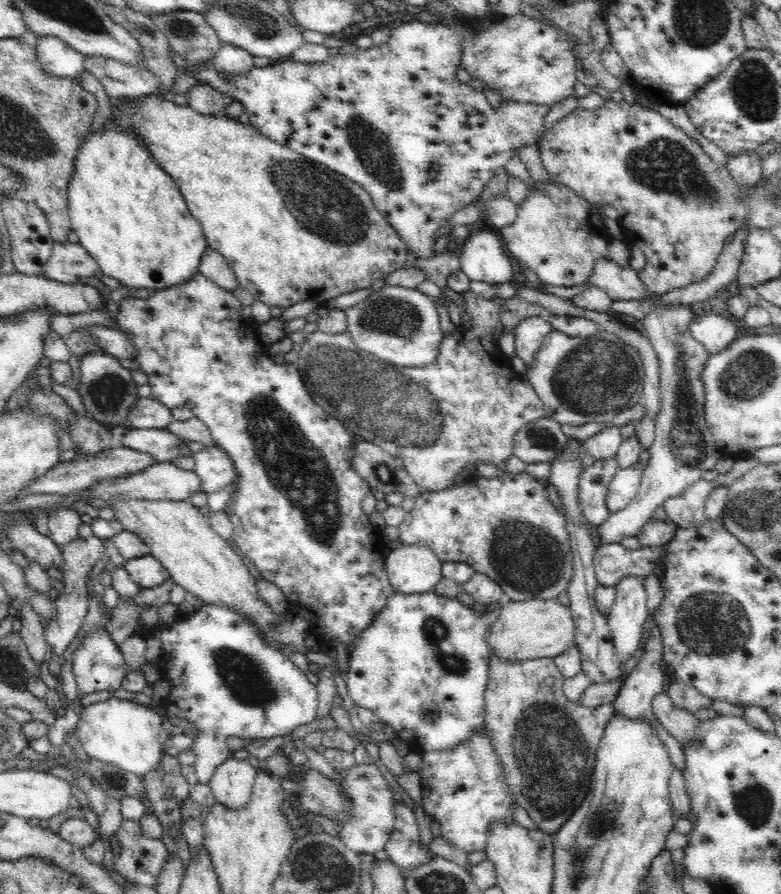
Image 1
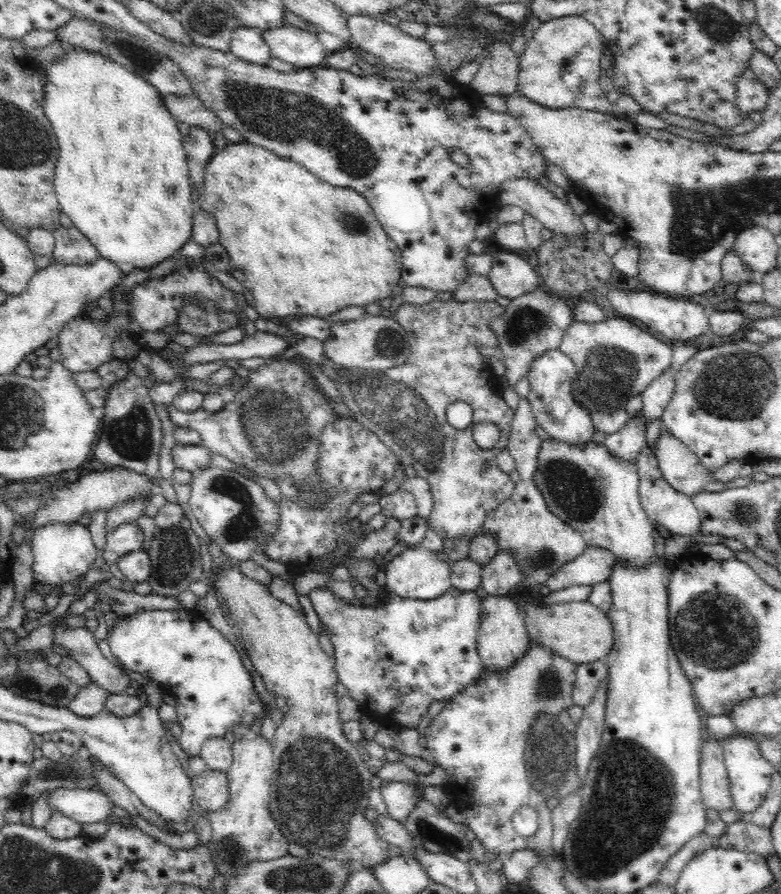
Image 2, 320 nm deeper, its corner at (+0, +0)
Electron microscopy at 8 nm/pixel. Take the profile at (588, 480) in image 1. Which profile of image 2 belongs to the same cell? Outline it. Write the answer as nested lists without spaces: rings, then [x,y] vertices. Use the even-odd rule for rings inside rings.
[[[640,410],[635,415],[628,416],[628,422],[620,430],[607,434],[605,445],[616,458],[634,462],[647,446],[645,437],[647,425],[648,422]]]

